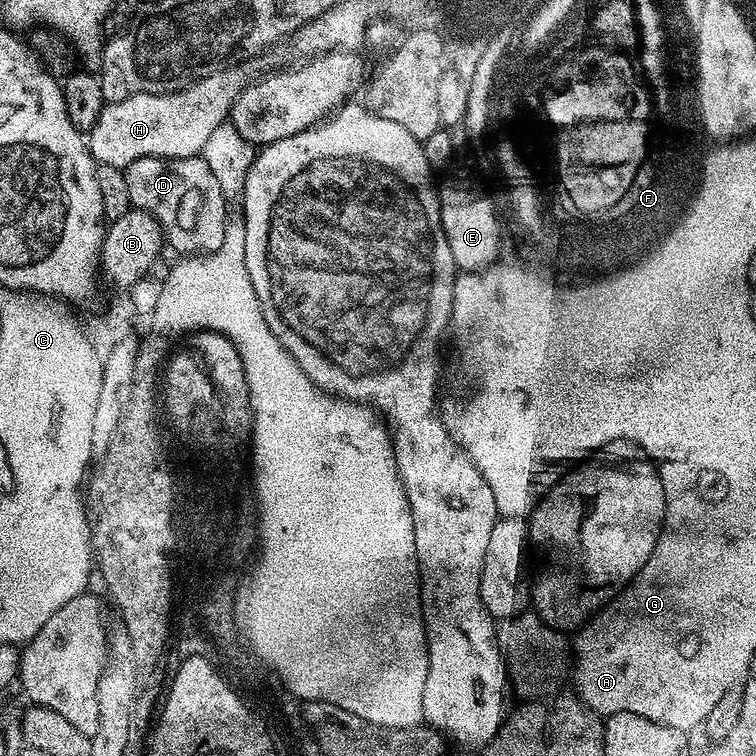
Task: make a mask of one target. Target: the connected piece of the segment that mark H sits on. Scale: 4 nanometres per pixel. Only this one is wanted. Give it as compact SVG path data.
M232 68L229 72L216 70L205 80L192 84L189 88L166 92L138 93L128 96L122 101L109 103L103 110L95 127L87 137L88 150L92 153L97 165L112 164L115 168L127 168L130 162L147 156L175 158L178 156L195 156L203 153L206 138L214 134L214 130L229 119L232 104L239 99L250 78L240 68Z

